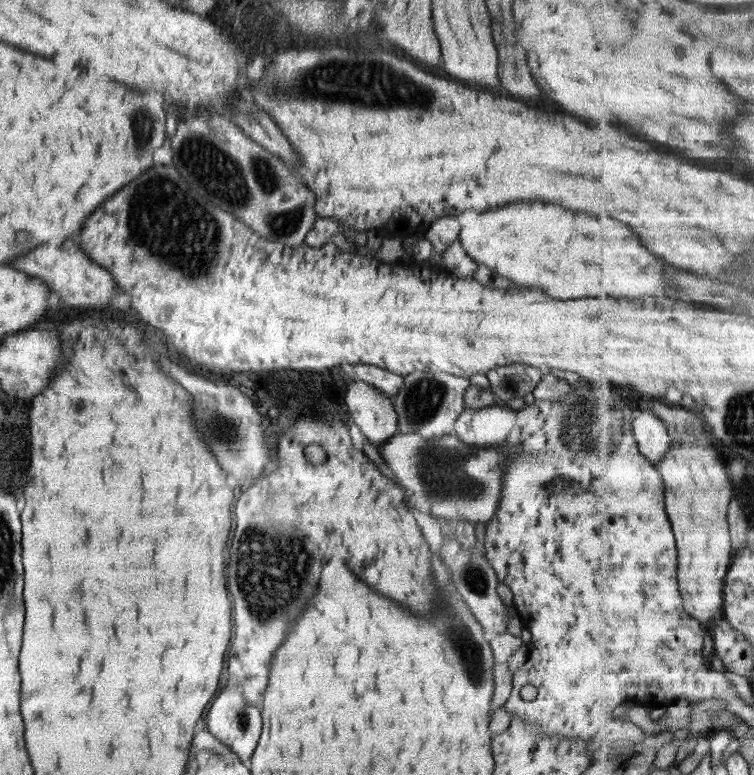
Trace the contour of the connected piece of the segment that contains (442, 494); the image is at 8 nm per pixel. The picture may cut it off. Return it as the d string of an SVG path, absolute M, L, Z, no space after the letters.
M397 432L384 442L379 453L395 480L400 482L404 489L412 490L409 498L409 503L413 504L412 508L424 514L446 518L446 520L465 520L473 525L475 522L486 524L495 518L503 489L501 487L503 486L503 470L507 464L504 451L496 450L496 448L484 450L482 447L466 444L454 432L433 439L425 439L418 433Z

